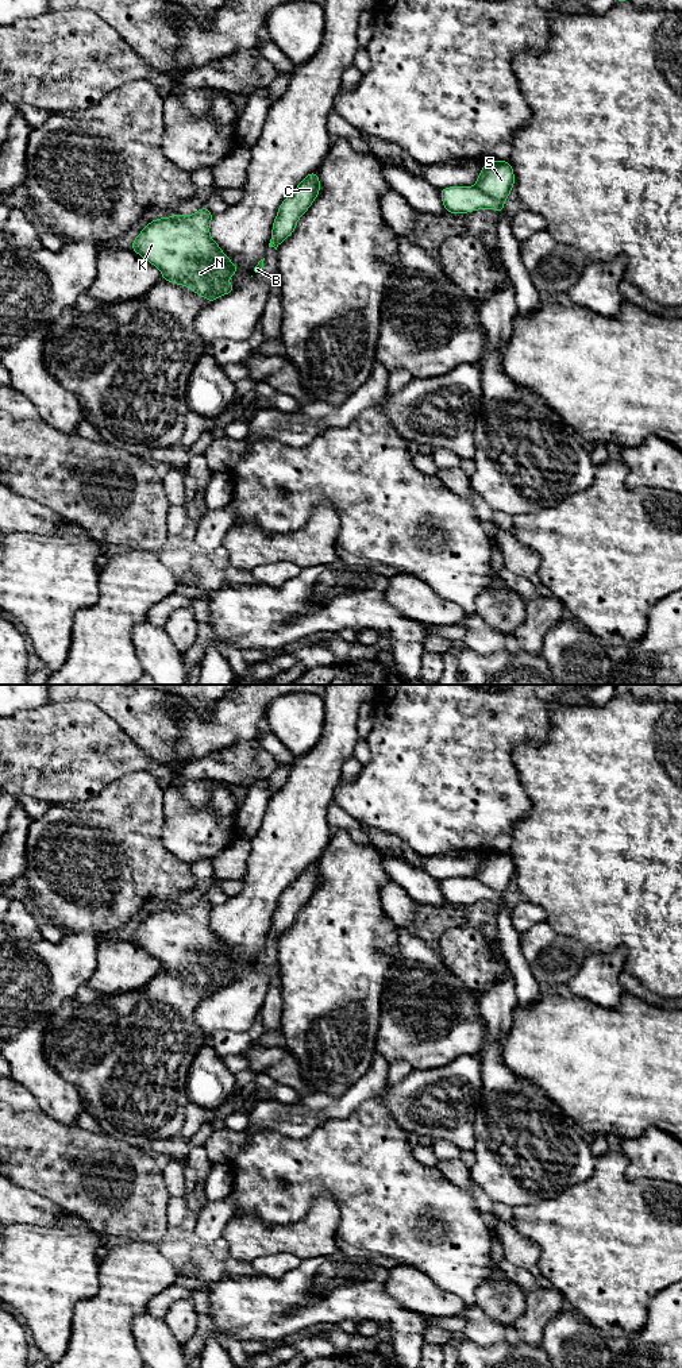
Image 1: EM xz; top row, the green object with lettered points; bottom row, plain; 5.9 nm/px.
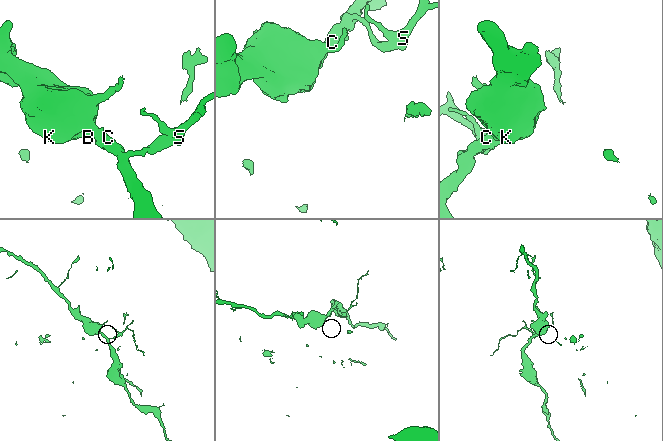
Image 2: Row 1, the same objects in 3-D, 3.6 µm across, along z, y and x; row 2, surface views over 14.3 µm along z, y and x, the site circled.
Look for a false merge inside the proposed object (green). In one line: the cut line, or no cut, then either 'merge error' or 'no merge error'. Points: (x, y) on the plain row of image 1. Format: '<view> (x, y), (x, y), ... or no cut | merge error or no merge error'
xz (474, 878), (493, 889), (500, 900) | merge error

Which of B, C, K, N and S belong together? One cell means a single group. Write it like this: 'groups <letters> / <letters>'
groups B C K N / S

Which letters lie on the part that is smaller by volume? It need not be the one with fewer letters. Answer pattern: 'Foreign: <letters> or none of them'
Foreign: B, C, K, N

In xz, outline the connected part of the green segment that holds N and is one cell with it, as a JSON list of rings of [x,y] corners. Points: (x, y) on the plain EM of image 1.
[[[203,898],[189,907],[155,910],[135,929],[131,941],[159,960],[163,971],[192,979],[212,994],[236,979],[226,972],[238,963],[209,926],[212,907]]]

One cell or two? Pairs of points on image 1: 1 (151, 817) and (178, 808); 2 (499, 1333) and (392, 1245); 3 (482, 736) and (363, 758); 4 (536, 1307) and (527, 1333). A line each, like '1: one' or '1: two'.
1: two
2: two
3: two
4: one

